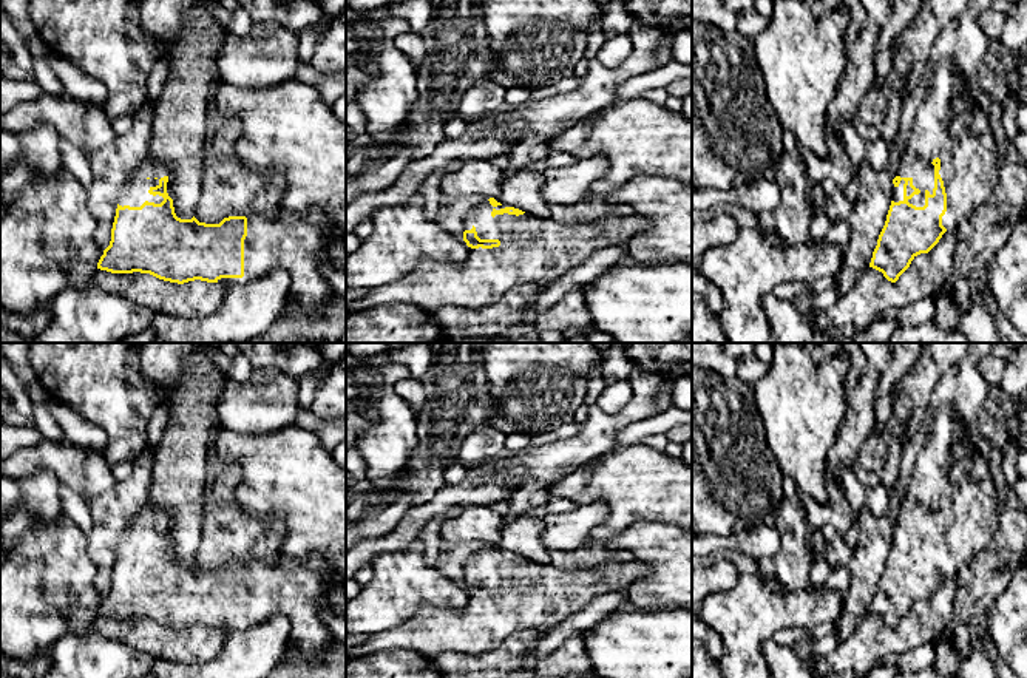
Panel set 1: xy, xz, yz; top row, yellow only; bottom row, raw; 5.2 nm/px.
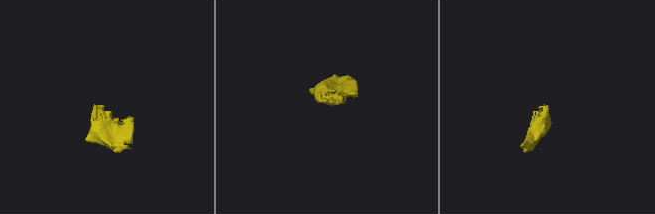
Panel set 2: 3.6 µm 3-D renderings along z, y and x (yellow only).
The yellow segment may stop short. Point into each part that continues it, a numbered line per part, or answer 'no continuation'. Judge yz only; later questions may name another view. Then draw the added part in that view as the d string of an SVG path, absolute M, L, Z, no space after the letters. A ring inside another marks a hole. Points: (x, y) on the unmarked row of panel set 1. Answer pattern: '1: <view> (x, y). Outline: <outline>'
1: yz (970, 511). Outline: M953 405L936 411L931 432L905 486L897 517L900 524L911 524L913 531L920 536L908 548L924 553L925 537L933 541L934 534L931 508L941 505L939 520L947 539L942 571L953 578L958 578L959 570L991 542L1002 510L988 465L976 448L967 456L971 466L965 480L950 480L953 466L948 466L947 460L953 446L967 442L968 437Z

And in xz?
1: xz (538, 596). Outline: M490 547L471 554L465 562L465 576L473 573L480 585L499 585L500 592L493 595L471 595L463 607L420 605L415 613L395 629L375 633L363 644L346 652L346 661L389 650L414 650L429 659L446 652L462 655L483 655L519 630L545 632L573 613L584 609L591 599L610 592L621 592L647 575L649 568L636 559L630 562L602 564L593 568L565 570L553 564L536 564L533 561L496 561L491 558L507 551L493 553Z

